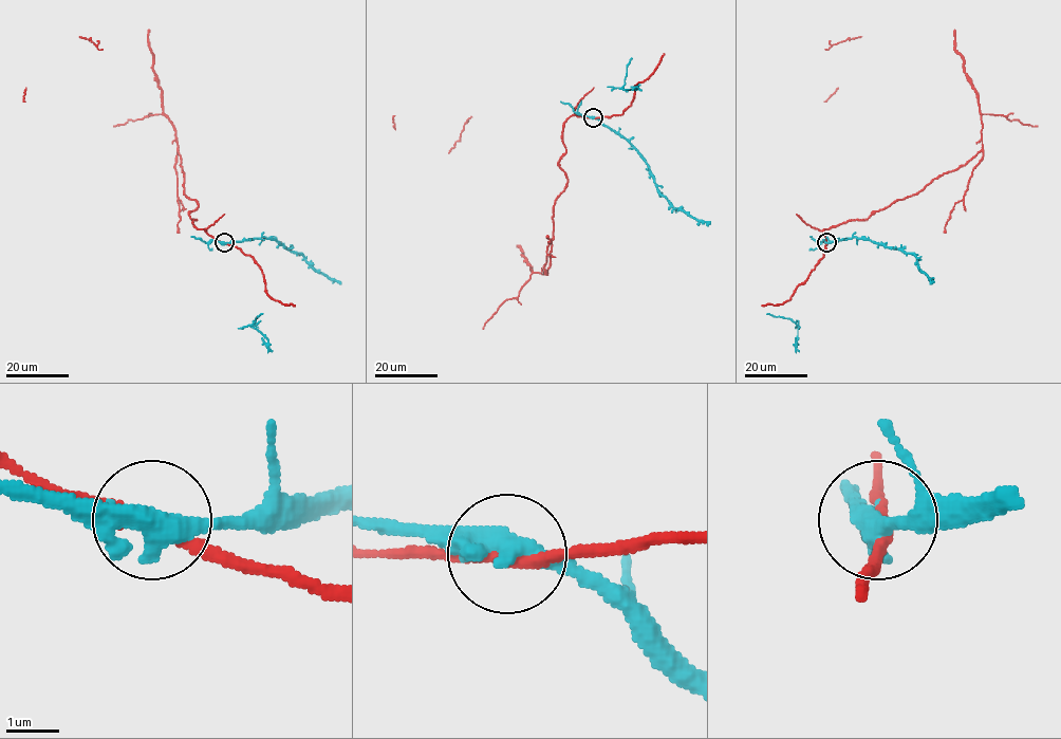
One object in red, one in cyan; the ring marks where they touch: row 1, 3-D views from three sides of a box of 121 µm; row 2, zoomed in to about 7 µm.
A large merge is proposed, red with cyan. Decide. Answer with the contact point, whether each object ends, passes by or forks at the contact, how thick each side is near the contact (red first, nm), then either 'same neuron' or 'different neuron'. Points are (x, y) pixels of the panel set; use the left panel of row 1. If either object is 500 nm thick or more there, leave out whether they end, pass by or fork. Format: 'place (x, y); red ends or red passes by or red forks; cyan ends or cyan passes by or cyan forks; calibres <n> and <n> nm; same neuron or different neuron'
place (224, 242); red passes by; cyan forks; calibres 240 and 360 nm; different neuron

